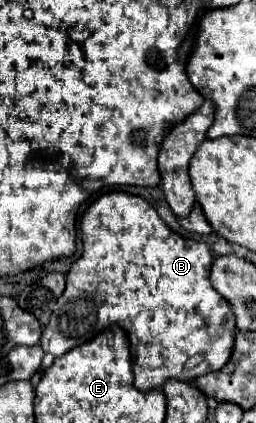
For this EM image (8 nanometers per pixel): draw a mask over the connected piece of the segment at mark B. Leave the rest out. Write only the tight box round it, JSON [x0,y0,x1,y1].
[40,191,236,391]

